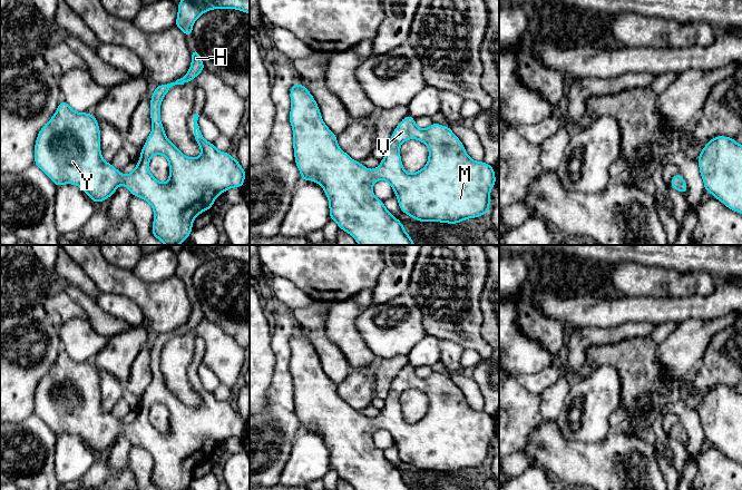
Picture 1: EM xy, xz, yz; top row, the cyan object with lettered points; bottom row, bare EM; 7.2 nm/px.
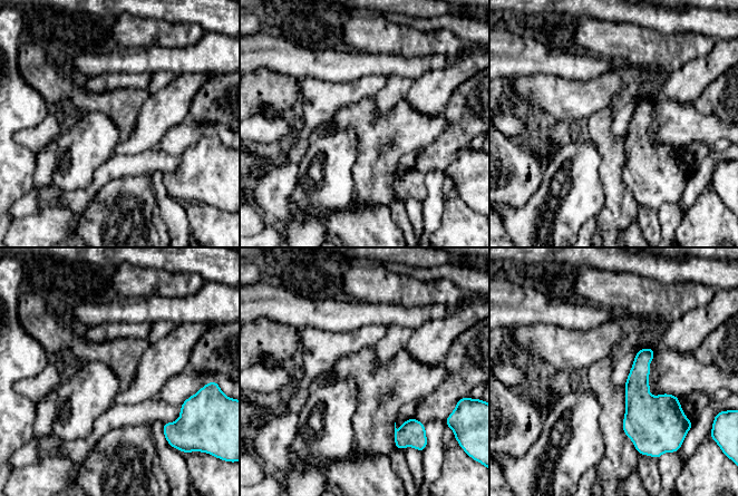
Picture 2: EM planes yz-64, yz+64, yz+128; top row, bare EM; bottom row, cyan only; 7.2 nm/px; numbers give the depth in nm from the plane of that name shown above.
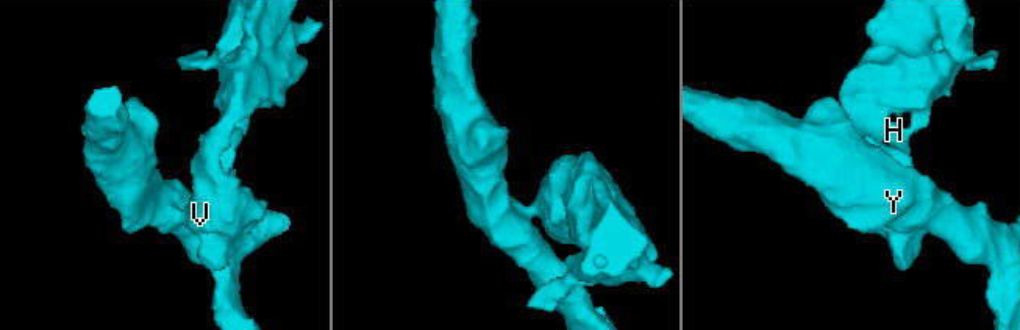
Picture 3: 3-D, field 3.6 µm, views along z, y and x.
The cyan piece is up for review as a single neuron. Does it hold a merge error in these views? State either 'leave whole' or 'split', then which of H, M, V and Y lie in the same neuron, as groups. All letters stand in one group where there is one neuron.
leave whole | H M V Y

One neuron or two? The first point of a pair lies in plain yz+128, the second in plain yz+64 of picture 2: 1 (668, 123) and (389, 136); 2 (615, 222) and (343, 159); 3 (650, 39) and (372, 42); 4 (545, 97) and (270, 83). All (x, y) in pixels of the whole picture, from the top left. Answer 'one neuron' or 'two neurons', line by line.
1: one neuron
2: two neurons
3: one neuron
4: two neurons

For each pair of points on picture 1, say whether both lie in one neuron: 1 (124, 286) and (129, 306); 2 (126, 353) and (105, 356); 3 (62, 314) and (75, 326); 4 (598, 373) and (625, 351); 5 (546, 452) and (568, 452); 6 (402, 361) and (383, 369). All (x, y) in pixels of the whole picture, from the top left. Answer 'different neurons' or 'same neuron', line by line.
1: different neurons
2: same neuron
3: different neurons
4: different neurons
5: same neuron
6: same neuron

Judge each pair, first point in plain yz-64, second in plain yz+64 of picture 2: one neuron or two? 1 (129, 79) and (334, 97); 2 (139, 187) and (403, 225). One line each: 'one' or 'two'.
1: one
2: two

